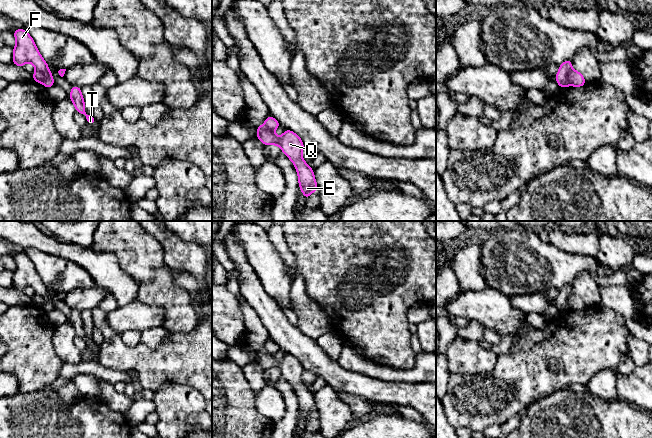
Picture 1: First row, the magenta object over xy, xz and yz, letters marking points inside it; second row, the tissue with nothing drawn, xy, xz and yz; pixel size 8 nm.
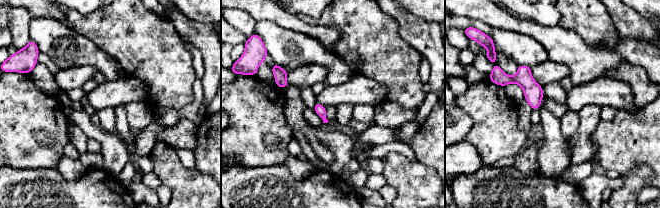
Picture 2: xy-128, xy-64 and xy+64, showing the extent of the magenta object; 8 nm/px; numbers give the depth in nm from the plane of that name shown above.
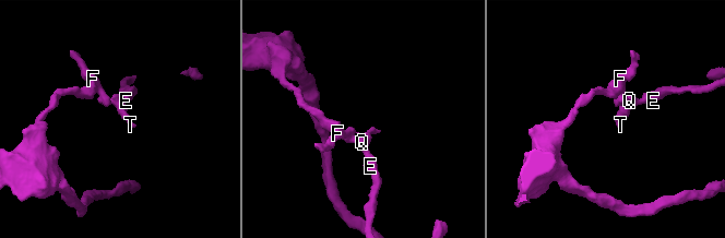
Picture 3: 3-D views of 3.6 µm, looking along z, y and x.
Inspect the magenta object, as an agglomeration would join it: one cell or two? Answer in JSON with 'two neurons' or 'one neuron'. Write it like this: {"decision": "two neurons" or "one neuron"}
{"decision": "two neurons"}

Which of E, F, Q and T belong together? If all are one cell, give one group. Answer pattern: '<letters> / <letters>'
E Q T / F

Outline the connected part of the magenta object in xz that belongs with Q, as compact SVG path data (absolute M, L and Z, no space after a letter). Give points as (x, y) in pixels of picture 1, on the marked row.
M265 124L257 127L256 137L263 145L280 146L282 152L292 161L298 173L298 180L305 200L312 192L318 190L314 170L302 158L302 150L305 147L301 138L293 131L286 129L281 137L277 137Z

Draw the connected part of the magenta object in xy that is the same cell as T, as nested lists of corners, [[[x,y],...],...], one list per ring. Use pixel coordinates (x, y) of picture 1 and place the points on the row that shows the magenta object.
[[[72,85],[69,98],[73,102],[76,108],[76,112],[83,114],[85,118],[87,119],[88,124],[92,126],[94,123],[97,122],[97,120],[95,120],[92,115],[88,115],[85,113],[85,103],[84,103],[84,98],[82,96],[82,92],[81,92],[81,87]]]

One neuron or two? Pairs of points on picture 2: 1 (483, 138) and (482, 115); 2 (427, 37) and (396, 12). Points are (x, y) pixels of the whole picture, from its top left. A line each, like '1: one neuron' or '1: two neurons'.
1: one neuron
2: one neuron

